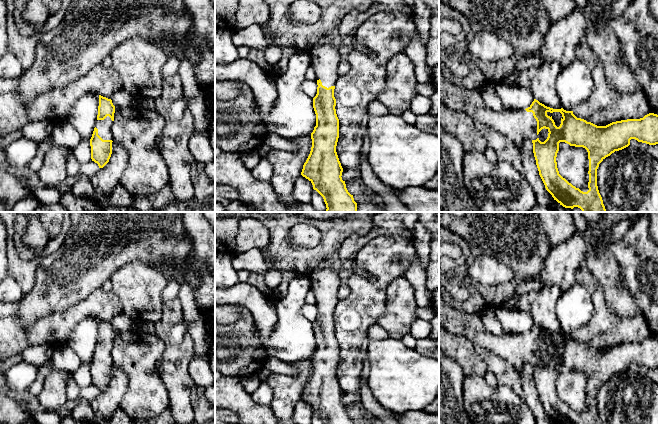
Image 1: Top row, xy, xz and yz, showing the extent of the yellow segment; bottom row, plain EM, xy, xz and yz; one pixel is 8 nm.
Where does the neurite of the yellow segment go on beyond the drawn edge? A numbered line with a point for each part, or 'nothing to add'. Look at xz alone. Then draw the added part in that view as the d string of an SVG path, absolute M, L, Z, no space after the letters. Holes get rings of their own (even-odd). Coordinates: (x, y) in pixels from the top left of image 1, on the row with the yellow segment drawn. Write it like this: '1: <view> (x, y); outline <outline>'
1: xz (325, 58); outline M330 43L315 45L310 51L311 55L311 67L315 72L315 80L321 80L322 85L329 88L335 86L338 78L338 67L341 62L341 56L339 53L339 47L333 46Z

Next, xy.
1: xy (104, 126); outline M107 116L104 120L96 120L95 127L98 129L98 135L103 140L112 140L112 128L113 121L109 116Z

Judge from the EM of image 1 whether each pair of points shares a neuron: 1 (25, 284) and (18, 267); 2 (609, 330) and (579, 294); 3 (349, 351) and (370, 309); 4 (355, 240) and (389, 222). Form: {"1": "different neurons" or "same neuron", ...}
{"1": "same neuron", "2": "different neurons", "3": "same neuron", "4": "same neuron"}

